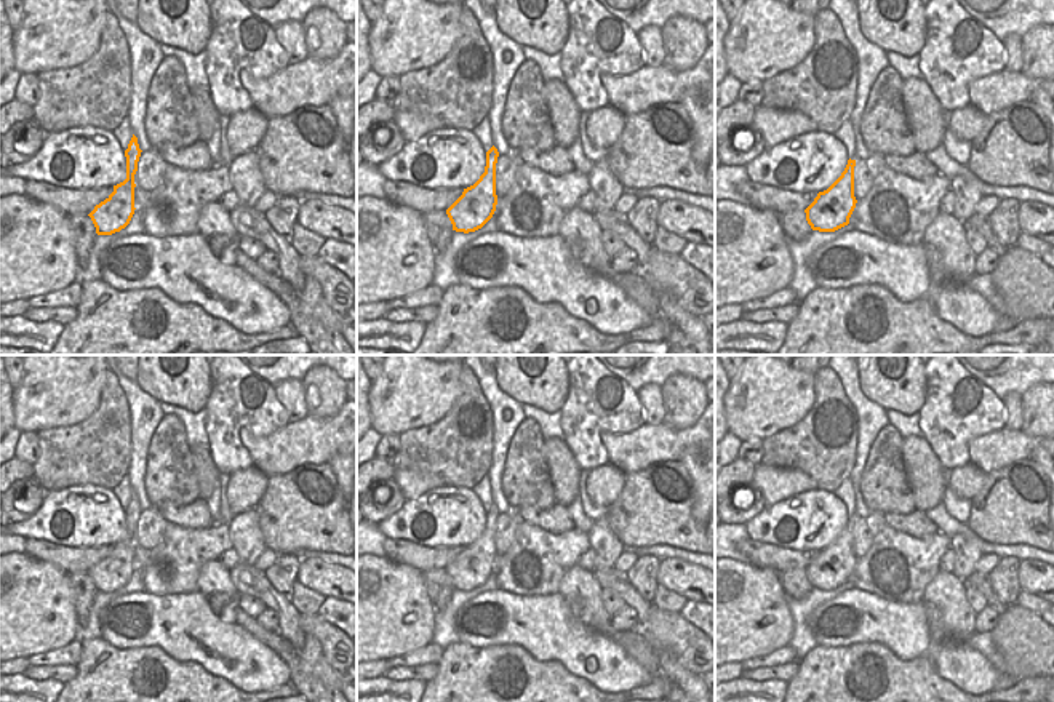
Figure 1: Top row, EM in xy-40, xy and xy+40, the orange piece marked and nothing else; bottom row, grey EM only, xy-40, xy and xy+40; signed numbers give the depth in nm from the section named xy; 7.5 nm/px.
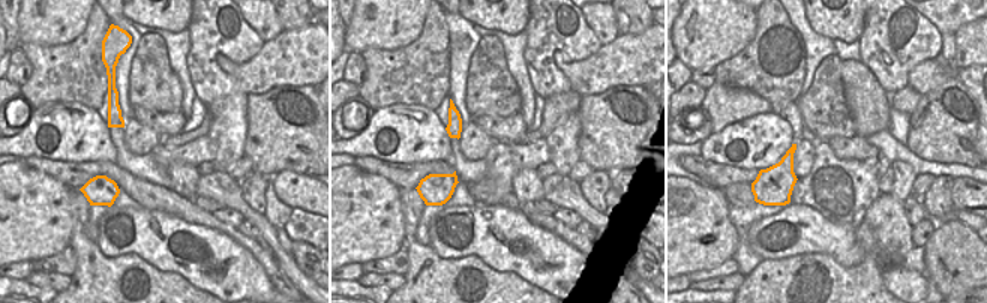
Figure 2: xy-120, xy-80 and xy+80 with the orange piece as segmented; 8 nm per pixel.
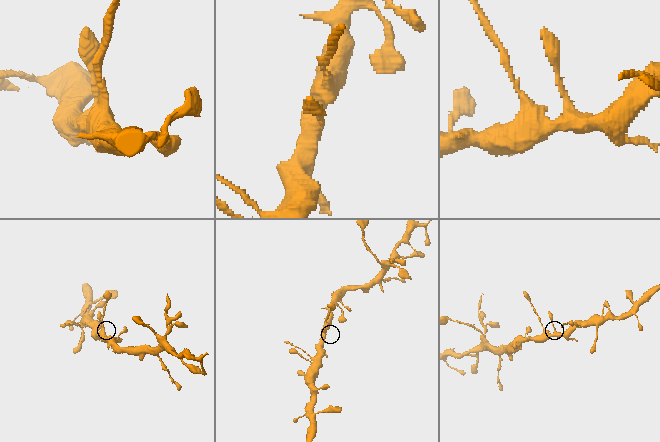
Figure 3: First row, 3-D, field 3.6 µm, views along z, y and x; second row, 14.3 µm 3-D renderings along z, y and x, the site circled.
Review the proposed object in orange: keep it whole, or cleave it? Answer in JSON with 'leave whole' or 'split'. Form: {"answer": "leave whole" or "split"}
{"answer": "leave whole"}

